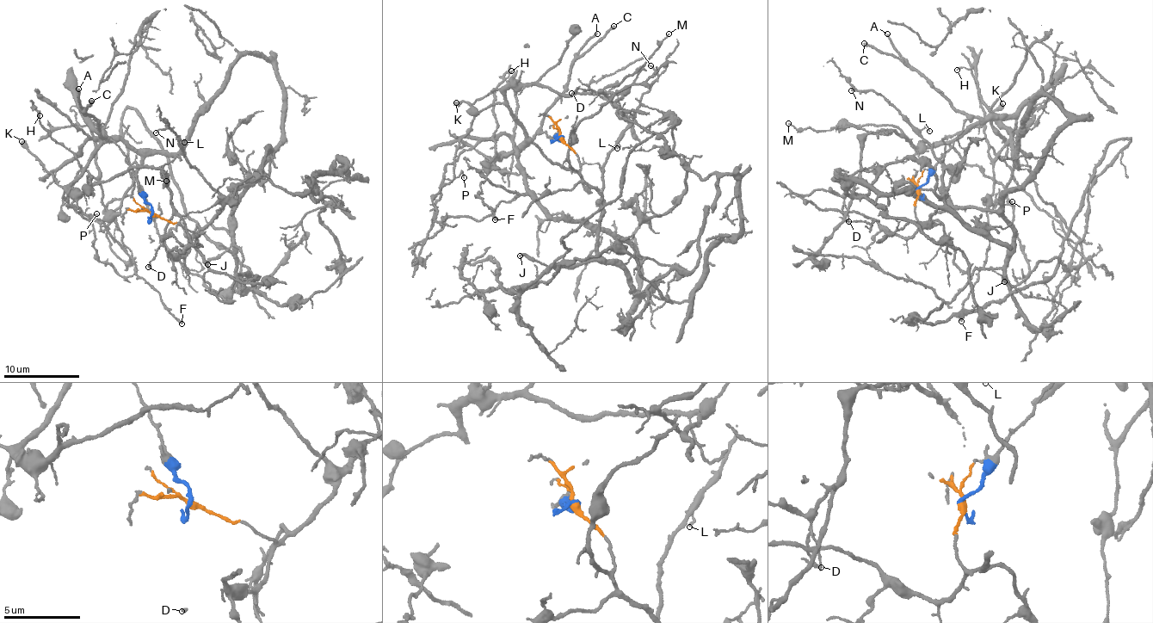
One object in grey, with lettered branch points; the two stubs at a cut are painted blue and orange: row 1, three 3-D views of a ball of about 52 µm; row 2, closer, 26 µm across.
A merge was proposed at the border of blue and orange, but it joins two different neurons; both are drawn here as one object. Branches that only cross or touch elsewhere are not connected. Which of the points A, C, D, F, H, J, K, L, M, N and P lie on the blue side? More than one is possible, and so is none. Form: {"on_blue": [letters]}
{"on_blue": ["A", "C", "D", "F", "H", "K", "M", "P"]}

